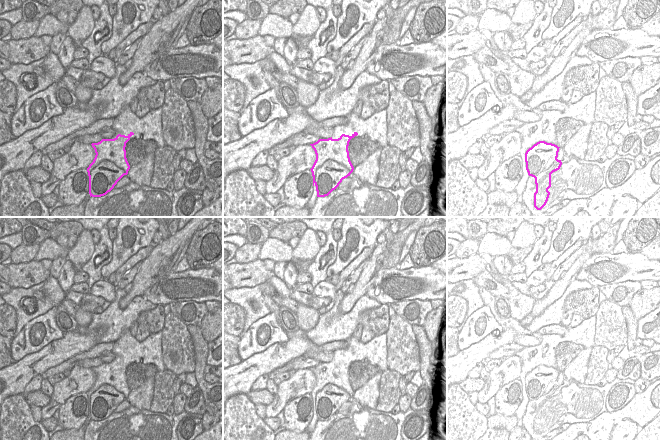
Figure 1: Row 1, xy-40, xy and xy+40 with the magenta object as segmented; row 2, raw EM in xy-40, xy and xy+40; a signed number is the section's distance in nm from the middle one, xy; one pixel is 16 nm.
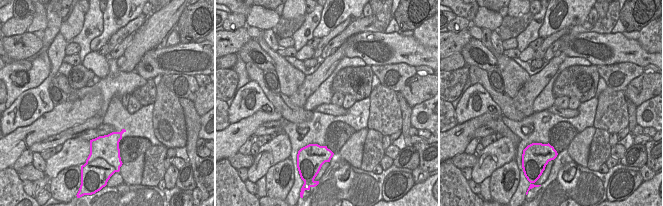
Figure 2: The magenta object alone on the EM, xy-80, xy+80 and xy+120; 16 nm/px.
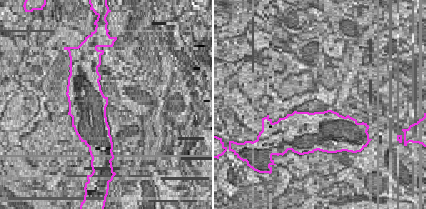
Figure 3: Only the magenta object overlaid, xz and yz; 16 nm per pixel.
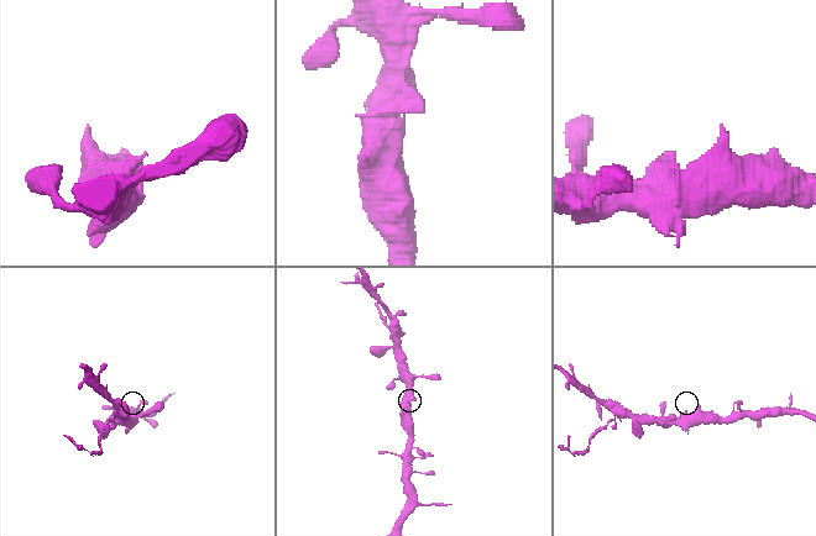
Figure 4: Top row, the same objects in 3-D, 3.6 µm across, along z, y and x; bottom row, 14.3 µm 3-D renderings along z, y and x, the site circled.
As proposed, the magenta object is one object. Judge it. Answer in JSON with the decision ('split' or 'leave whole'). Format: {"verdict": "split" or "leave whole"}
{"verdict": "split"}

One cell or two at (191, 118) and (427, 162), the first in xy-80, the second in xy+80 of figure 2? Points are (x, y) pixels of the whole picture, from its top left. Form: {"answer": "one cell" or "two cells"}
{"answer": "one cell"}

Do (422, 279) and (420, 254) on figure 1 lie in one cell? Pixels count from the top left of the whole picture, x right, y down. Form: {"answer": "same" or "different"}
{"answer": "different"}

